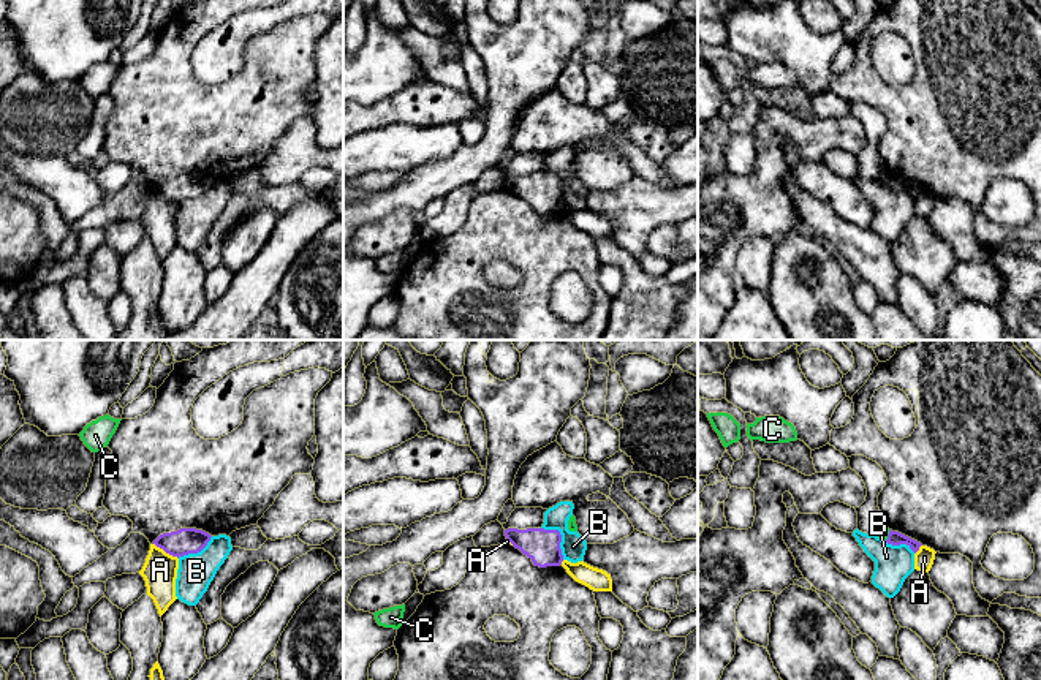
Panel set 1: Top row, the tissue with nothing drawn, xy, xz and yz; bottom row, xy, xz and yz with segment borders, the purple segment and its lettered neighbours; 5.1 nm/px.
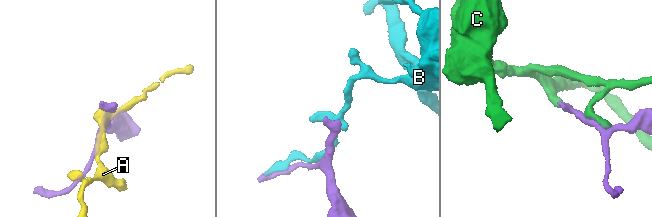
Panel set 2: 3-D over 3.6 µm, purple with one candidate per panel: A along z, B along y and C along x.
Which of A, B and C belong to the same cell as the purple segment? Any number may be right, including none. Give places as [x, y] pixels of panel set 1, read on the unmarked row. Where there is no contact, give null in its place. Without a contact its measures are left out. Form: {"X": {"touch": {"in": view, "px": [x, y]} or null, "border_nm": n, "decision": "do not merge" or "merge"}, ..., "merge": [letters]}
{"A": {"touch": {"in": "xy", "px": [166, 198]}, "border_nm": 150, "decision": "do not merge"}, "B": {"touch": {"in": "xz", "px": [560, 182]}, "border_nm": 200, "decision": "do not merge"}, "C": {"touch": {"in": "yz", "px": [888, 181]}, "border_nm": 60, "decision": "do not merge"}, "merge": []}

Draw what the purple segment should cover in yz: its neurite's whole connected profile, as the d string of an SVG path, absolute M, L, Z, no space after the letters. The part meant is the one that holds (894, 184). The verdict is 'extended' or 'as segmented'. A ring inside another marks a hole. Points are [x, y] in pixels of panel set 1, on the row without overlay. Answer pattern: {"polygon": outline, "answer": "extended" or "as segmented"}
{"polygon": "M889 176L889 180L888 180L888 185L886 185L888 190L892 190L892 191L900 191L900 190L907 190L914 199L919 196L919 193L922 191L921 188L899 179L899 177L892 177Z", "answer": "as segmented"}

